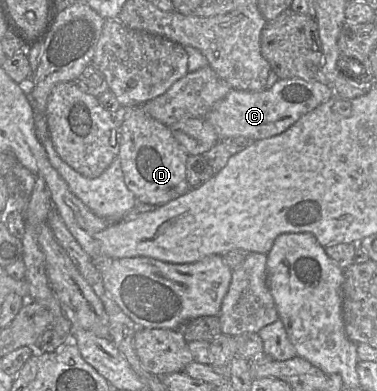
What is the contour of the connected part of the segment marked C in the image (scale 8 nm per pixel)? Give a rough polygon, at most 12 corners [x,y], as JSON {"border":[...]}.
{"border":[[319,81],[232,89],[205,115],[220,141],[263,140],[334,96]]}

